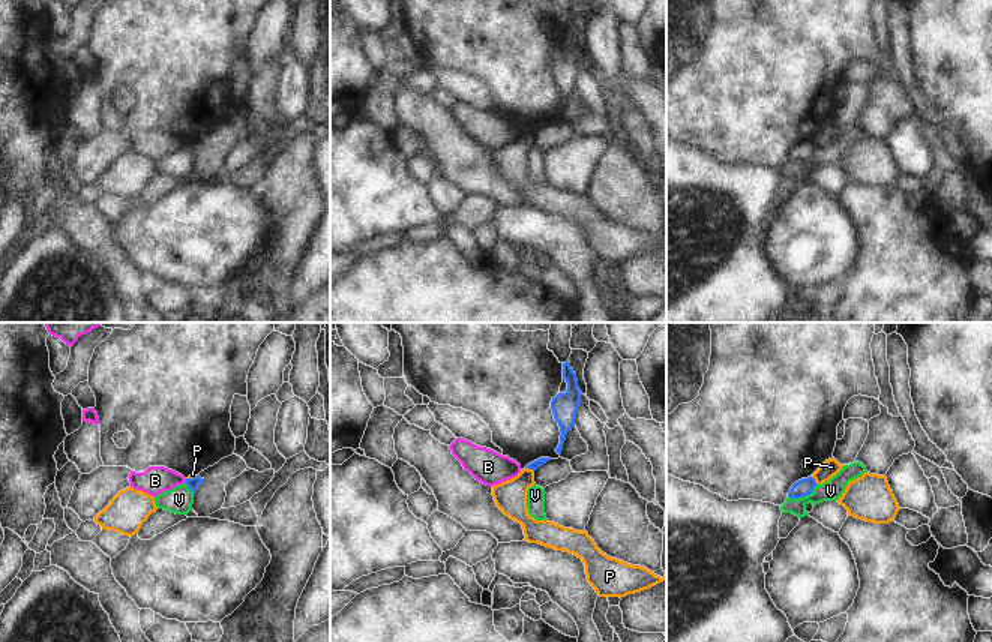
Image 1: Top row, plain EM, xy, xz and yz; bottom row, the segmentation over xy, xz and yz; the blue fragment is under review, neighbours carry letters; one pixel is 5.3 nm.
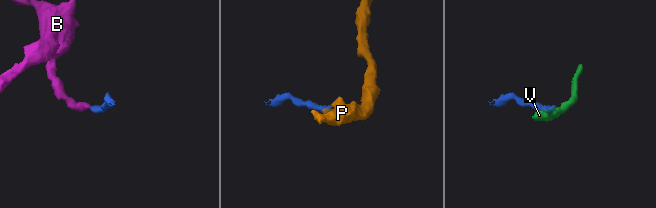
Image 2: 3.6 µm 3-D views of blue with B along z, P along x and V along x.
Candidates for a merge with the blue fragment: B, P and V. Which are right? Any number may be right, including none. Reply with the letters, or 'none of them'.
none of them

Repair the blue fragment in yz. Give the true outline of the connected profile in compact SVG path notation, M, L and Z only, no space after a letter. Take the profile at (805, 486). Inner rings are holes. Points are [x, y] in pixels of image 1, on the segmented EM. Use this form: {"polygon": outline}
{"polygon": "M813 477L801 478L791 486L788 496L795 500L807 496L813 492L816 484Z"}

